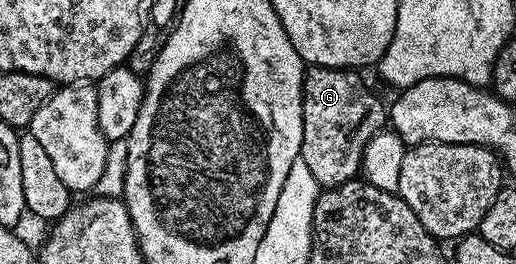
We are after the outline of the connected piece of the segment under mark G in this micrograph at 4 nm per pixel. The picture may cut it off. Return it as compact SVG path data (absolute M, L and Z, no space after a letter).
M312 65L303 75L303 138L299 156L313 174L313 179L323 189L332 189L346 181L356 180L363 168L363 152L373 139L388 124L389 109L383 101L359 78L354 69L334 69L324 65Z

